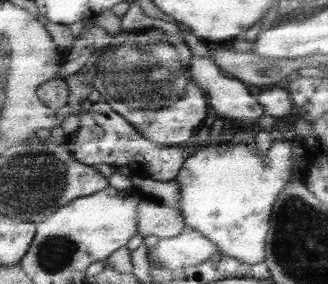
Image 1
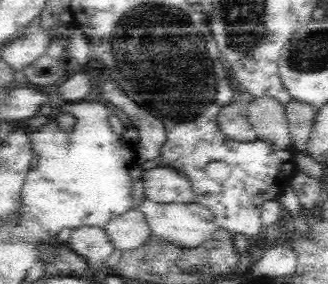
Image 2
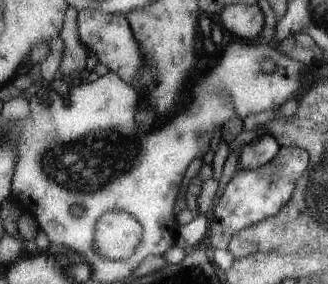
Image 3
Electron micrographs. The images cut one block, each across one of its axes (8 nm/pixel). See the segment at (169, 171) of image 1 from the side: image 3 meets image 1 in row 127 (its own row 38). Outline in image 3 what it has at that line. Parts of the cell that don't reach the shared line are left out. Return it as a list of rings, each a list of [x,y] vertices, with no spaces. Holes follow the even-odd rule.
[[[83,10],[79,14],[79,36],[87,44],[91,54],[95,54],[97,60],[109,68],[109,72],[117,72],[133,86],[135,72],[143,66],[145,60],[143,60],[139,42],[133,34],[133,28],[131,28],[131,22],[127,20],[127,16],[121,16],[121,14],[111,16],[101,10]]]

